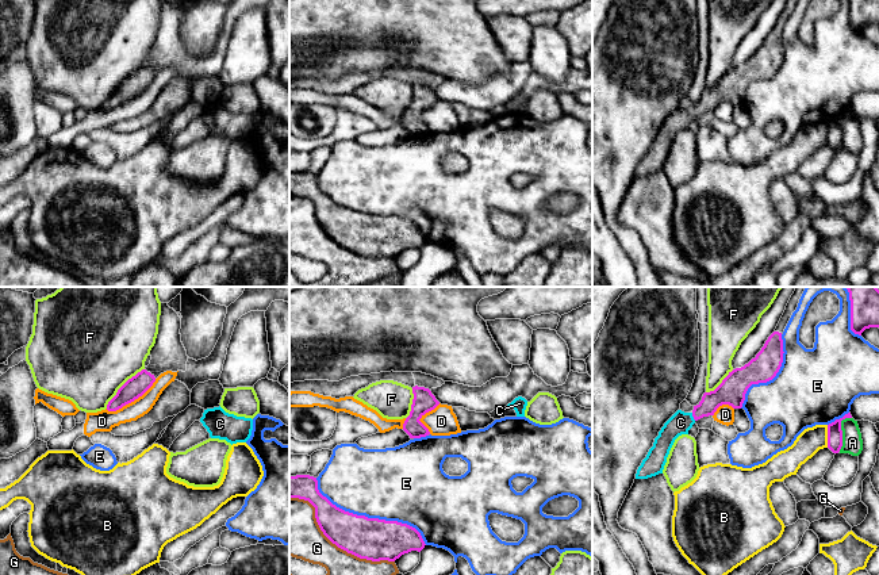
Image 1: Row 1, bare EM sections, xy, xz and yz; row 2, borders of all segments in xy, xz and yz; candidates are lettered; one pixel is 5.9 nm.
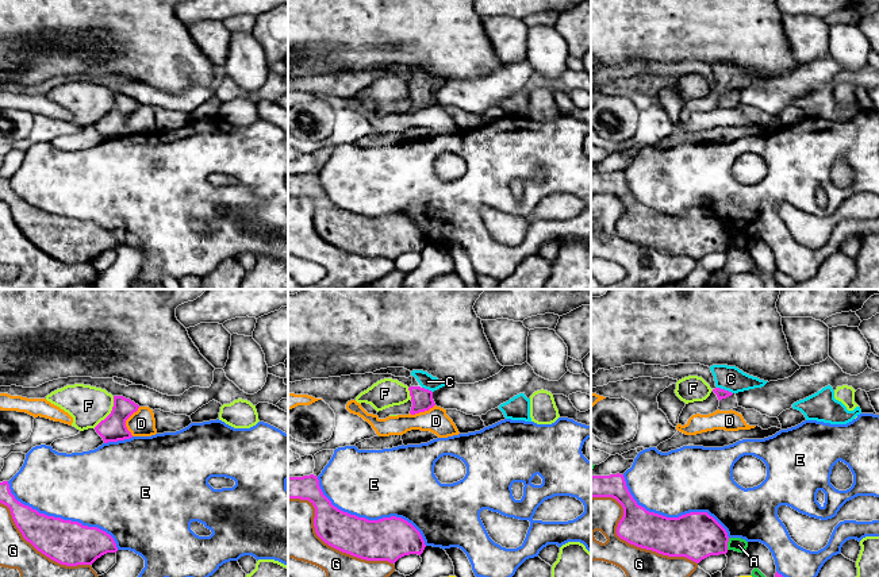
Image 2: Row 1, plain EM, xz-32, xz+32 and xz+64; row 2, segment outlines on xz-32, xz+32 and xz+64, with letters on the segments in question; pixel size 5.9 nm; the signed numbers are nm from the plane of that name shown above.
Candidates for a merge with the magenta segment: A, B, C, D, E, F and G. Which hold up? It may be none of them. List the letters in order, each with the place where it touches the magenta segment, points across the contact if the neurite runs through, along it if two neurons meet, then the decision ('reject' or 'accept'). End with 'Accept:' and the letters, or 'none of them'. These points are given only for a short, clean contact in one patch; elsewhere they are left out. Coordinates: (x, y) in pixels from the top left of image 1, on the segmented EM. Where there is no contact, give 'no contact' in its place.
A: yz (841, 432) | reject
B: yz (828, 436) | reject
C: yz (693, 416) | across yz (728, 393), (713, 399), (693, 416), (680, 422) | accept
D: xy (131, 401) | reject
E: xz (367, 517) | reject
F: xy (122, 386) | along xy (144, 368), (118, 390), (106, 407) | reject
G: xz (334, 543) | reject
Accept: C

